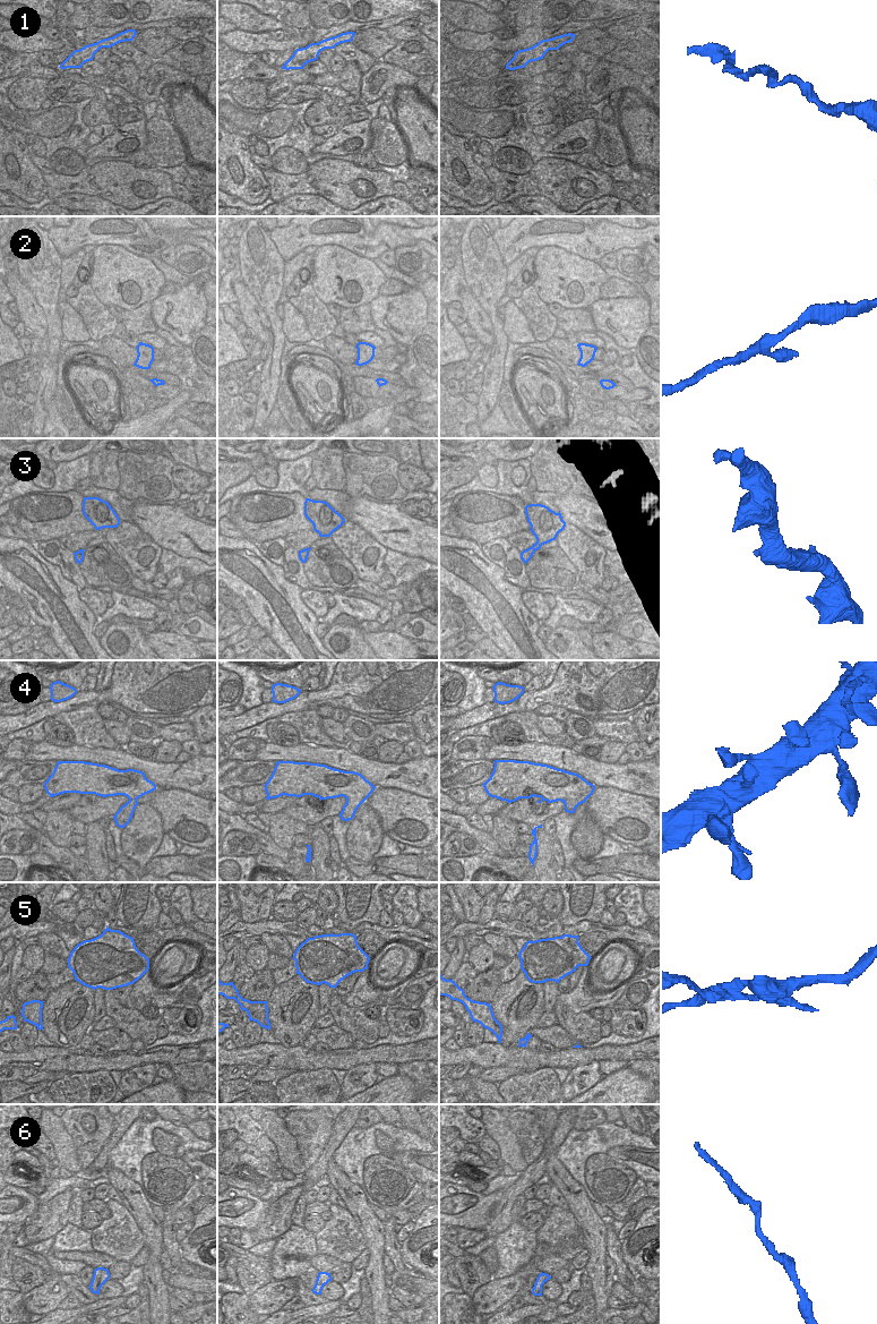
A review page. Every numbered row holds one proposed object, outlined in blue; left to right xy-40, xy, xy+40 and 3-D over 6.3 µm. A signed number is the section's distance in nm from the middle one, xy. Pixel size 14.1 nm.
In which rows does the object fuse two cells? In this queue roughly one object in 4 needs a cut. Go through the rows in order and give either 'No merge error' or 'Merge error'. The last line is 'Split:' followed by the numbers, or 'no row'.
1: No merge error
2: No merge error
3: No merge error
4: No merge error
5: Merge error
6: No merge error
Split: 5

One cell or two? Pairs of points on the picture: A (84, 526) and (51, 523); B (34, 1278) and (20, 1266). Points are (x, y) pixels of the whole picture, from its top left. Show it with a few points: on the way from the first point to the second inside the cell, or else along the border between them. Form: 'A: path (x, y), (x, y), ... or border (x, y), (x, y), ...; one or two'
A: path (76, 523), (59, 523); one
B: path (33, 1273), (25, 1271); one

